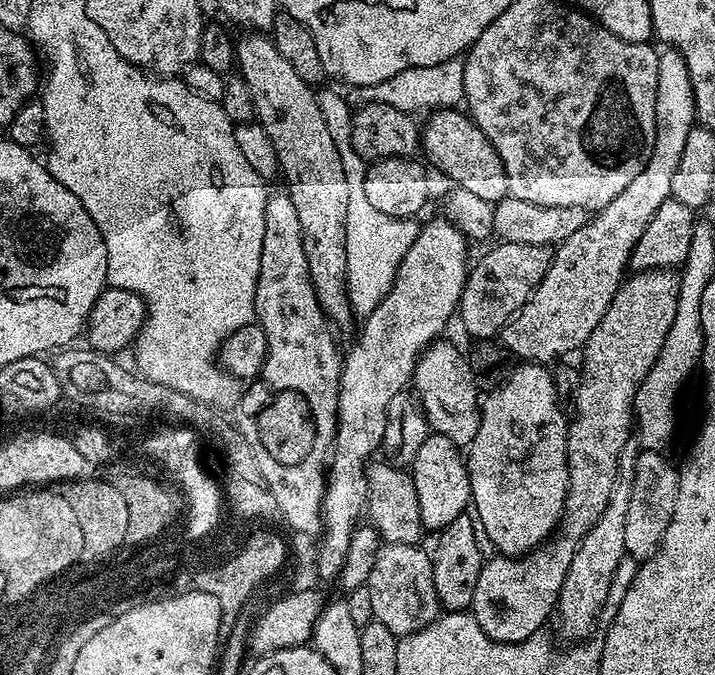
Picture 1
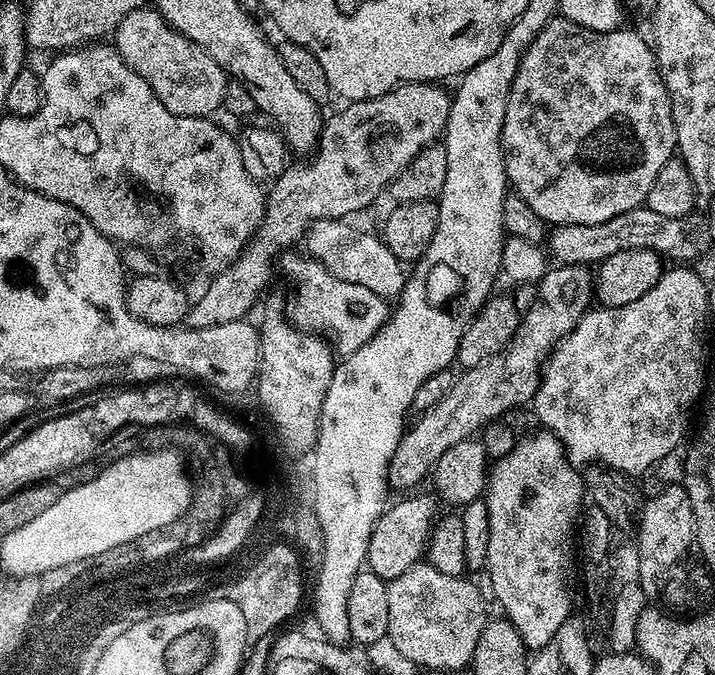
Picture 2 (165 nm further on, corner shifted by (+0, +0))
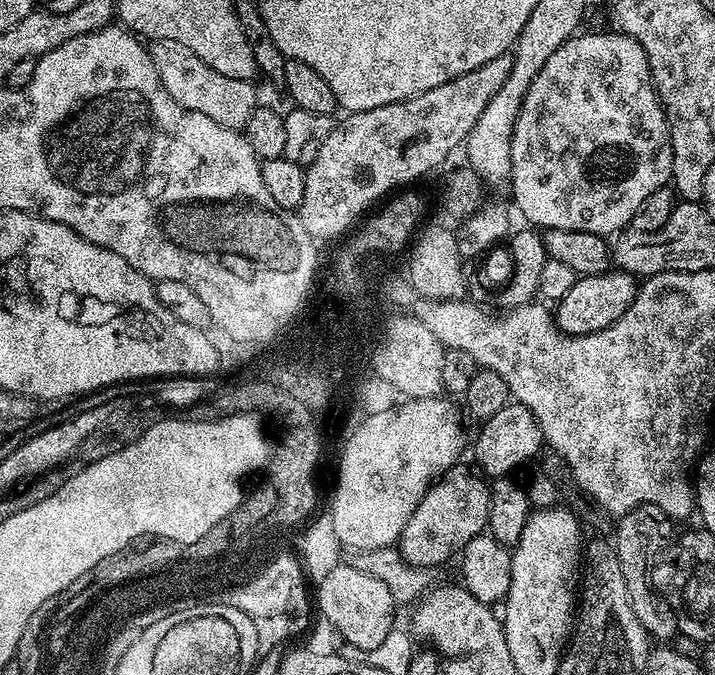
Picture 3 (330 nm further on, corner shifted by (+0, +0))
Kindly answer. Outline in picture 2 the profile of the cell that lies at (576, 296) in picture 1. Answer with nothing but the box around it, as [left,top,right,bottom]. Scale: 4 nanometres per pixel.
[388,264,594,489]

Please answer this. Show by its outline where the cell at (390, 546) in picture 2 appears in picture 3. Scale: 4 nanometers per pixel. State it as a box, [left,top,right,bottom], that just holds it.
[398,462,490,570]

